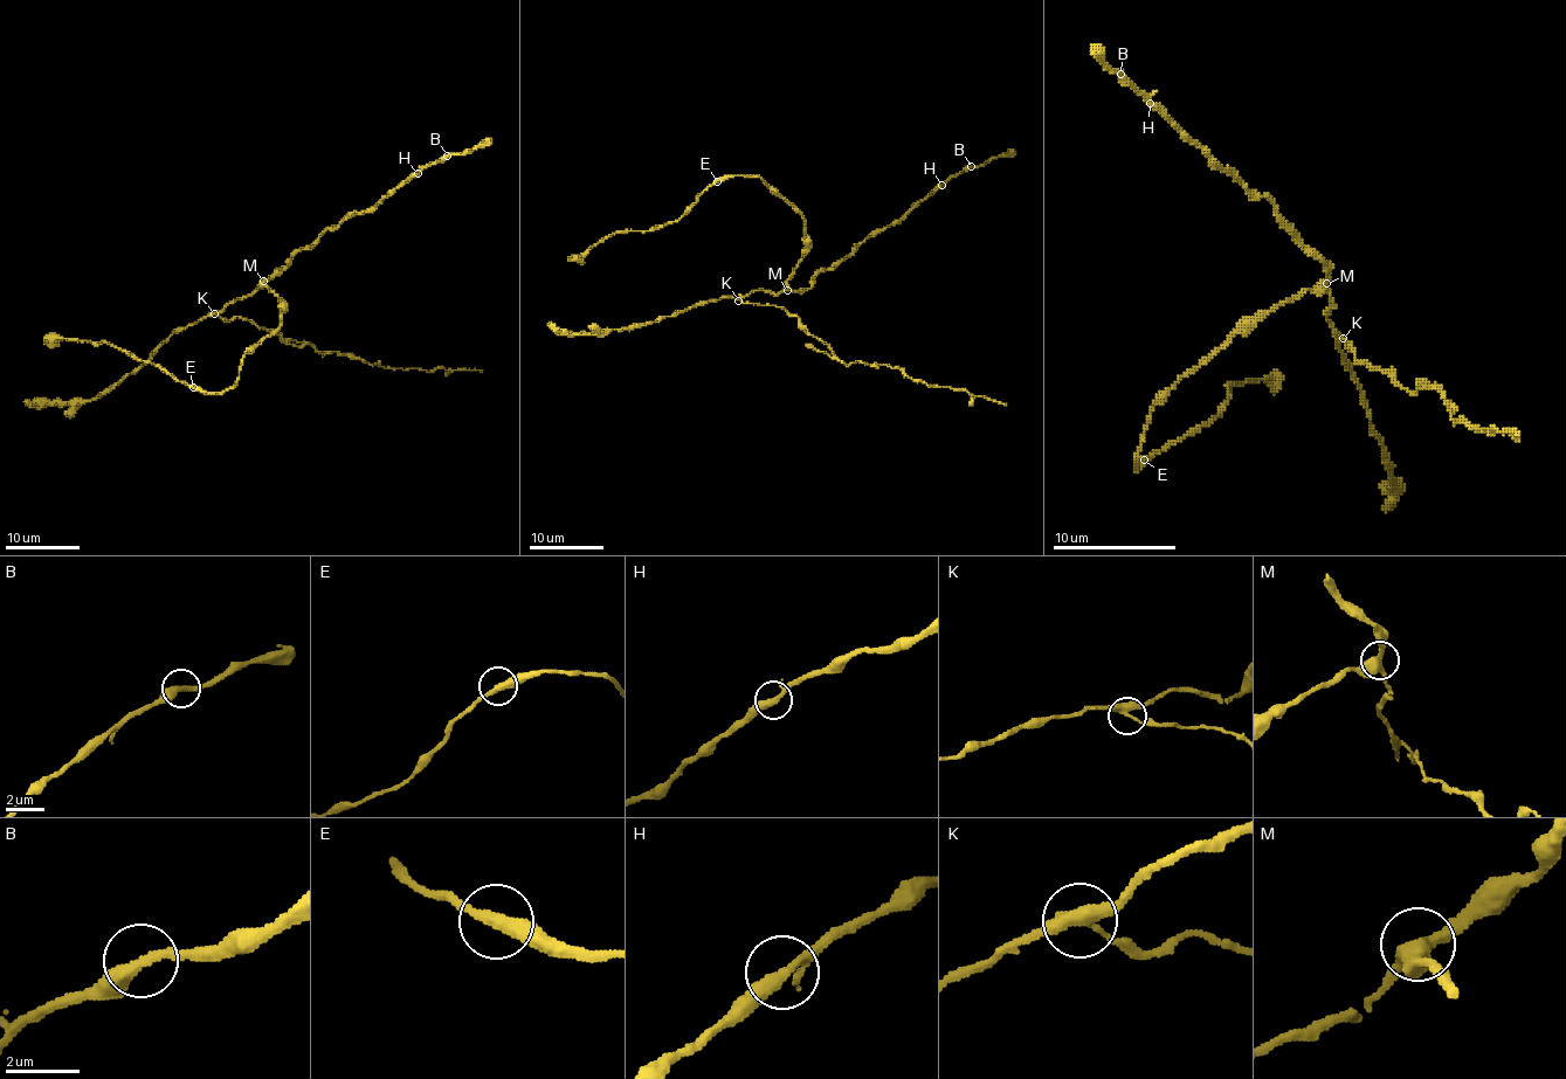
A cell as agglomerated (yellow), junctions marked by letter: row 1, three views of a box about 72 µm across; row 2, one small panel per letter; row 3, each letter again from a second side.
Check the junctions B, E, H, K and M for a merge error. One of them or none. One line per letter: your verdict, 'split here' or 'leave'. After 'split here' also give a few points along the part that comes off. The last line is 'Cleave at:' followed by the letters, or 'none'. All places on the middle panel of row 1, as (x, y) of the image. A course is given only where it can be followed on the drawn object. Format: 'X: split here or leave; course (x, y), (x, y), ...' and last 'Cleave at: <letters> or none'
B: leave
E: leave
H: leave
K: split here; course (739, 299), (775, 305), (794, 315), (842, 362), (901, 368), (929, 385), (967, 391), (1006, 406)
M: leave
Cleave at: K

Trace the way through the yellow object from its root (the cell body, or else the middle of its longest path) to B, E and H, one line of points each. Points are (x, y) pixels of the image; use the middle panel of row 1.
B: (791, 274), (787, 284), (793, 290), (809, 289), (822, 270), (834, 270), (867, 239), (898, 223), (971, 166)
E: (791, 274), (806, 246), (806, 220), (759, 177), (725, 175), (717, 181)
H: (791, 274), (787, 284), (793, 290), (809, 289), (822, 270), (834, 270), (867, 239), (898, 223), (942, 185)

